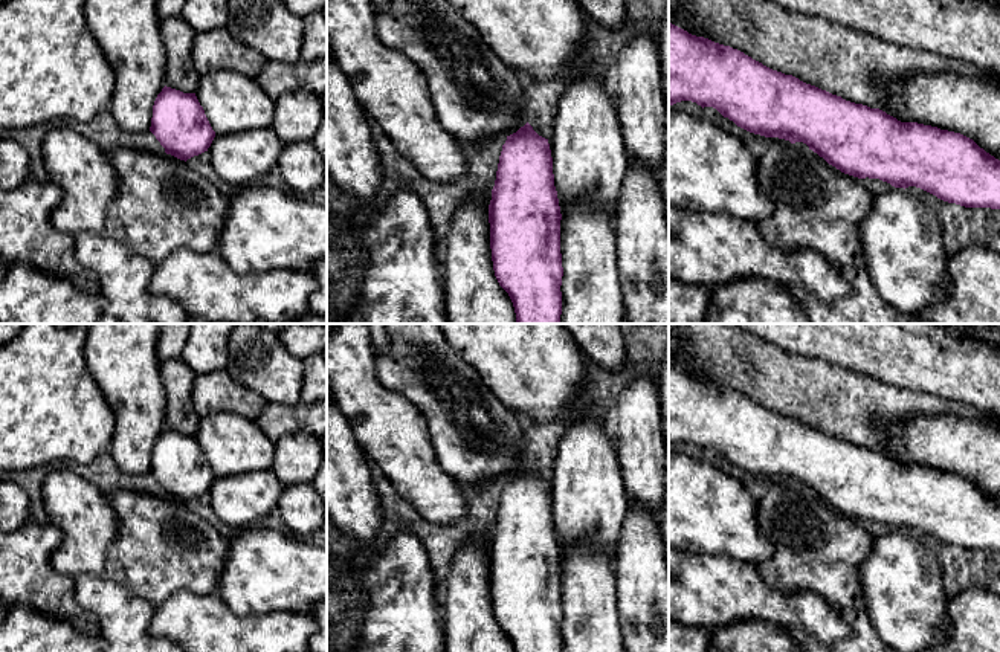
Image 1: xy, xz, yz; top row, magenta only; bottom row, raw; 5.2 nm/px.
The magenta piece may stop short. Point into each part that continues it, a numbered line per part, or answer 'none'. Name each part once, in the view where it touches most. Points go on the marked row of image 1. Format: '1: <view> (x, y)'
none

